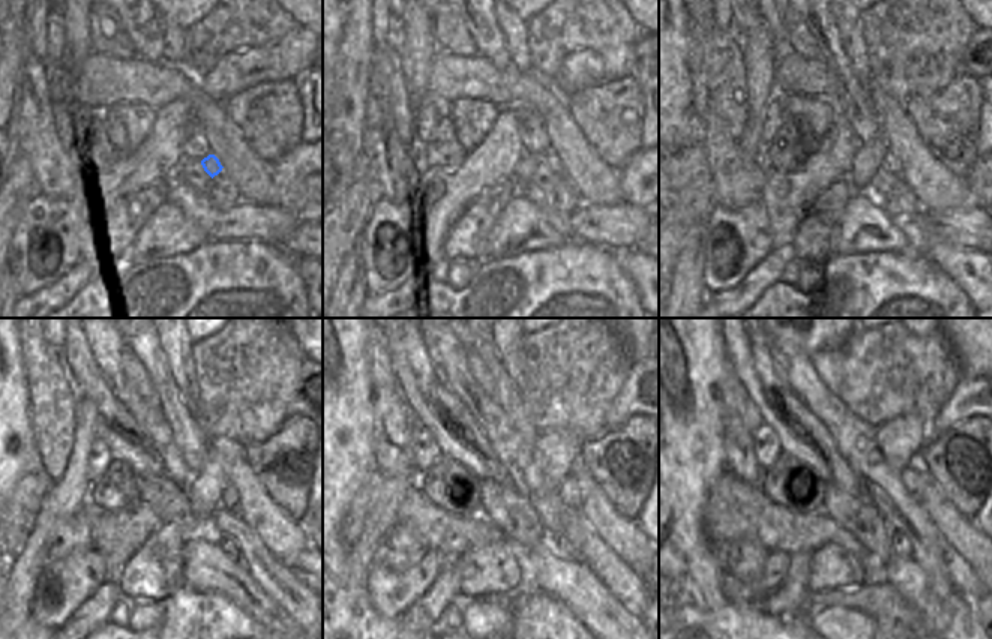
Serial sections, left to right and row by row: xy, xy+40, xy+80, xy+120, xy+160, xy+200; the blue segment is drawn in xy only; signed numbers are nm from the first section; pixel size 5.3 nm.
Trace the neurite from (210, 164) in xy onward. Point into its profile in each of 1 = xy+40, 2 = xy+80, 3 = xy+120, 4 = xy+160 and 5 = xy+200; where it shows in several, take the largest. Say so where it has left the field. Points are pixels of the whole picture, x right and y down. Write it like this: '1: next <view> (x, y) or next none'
1: next xy+40 (550, 159)
2: next xy+80 (892, 164)
3: next xy+120 (228, 492)
4: next xy+160 (569, 492)
5: next xy+200 (914, 479)

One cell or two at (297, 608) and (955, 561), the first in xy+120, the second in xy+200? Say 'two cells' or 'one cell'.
one cell

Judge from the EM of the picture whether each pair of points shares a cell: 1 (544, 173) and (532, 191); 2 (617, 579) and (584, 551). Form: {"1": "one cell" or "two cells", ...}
{"1": "one cell", "2": "one cell"}

